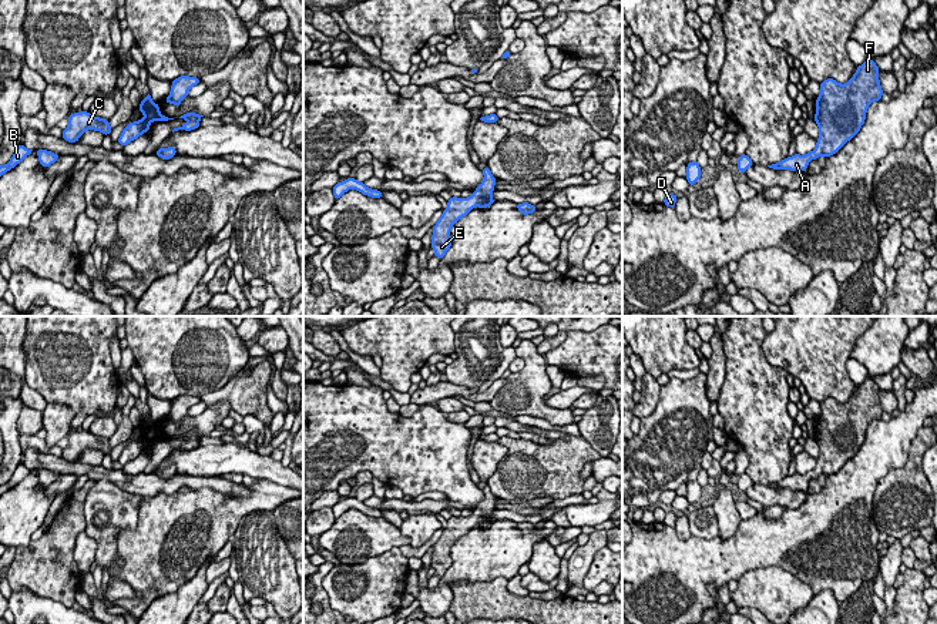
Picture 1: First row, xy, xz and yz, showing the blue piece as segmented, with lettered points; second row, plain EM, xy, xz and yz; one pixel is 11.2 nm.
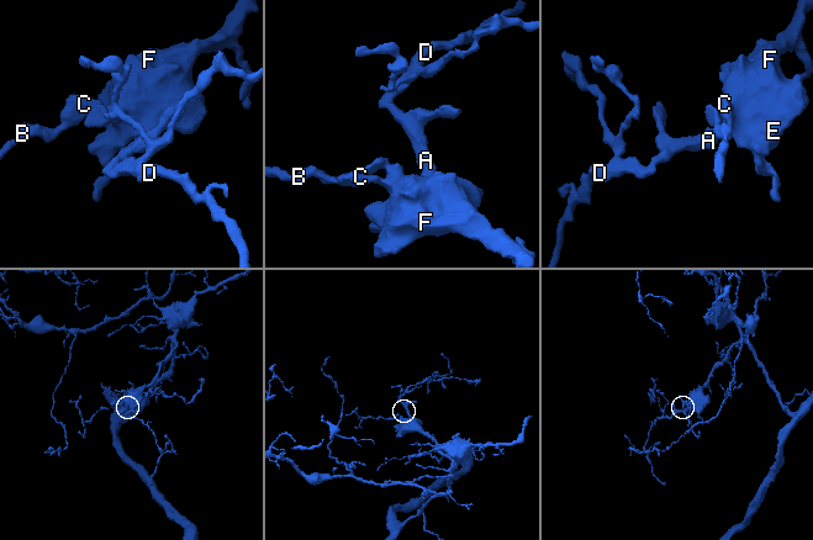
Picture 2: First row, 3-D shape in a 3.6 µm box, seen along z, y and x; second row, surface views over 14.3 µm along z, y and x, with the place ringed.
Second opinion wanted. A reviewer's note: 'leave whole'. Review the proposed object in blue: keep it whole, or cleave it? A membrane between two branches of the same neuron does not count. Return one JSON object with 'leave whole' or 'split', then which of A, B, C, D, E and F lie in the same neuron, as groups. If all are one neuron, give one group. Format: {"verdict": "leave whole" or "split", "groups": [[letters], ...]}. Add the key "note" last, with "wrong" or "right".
{"verdict": "leave whole", "groups": [["A", "B", "C", "D", "E", "F"]], "note": "right"}

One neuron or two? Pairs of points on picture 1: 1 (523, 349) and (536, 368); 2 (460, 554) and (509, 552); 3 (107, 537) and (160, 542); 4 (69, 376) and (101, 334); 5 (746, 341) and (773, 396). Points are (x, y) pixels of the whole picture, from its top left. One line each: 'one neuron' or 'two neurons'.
1: one neuron
2: one neuron
3: two neurons
4: one neuron
5: one neuron

